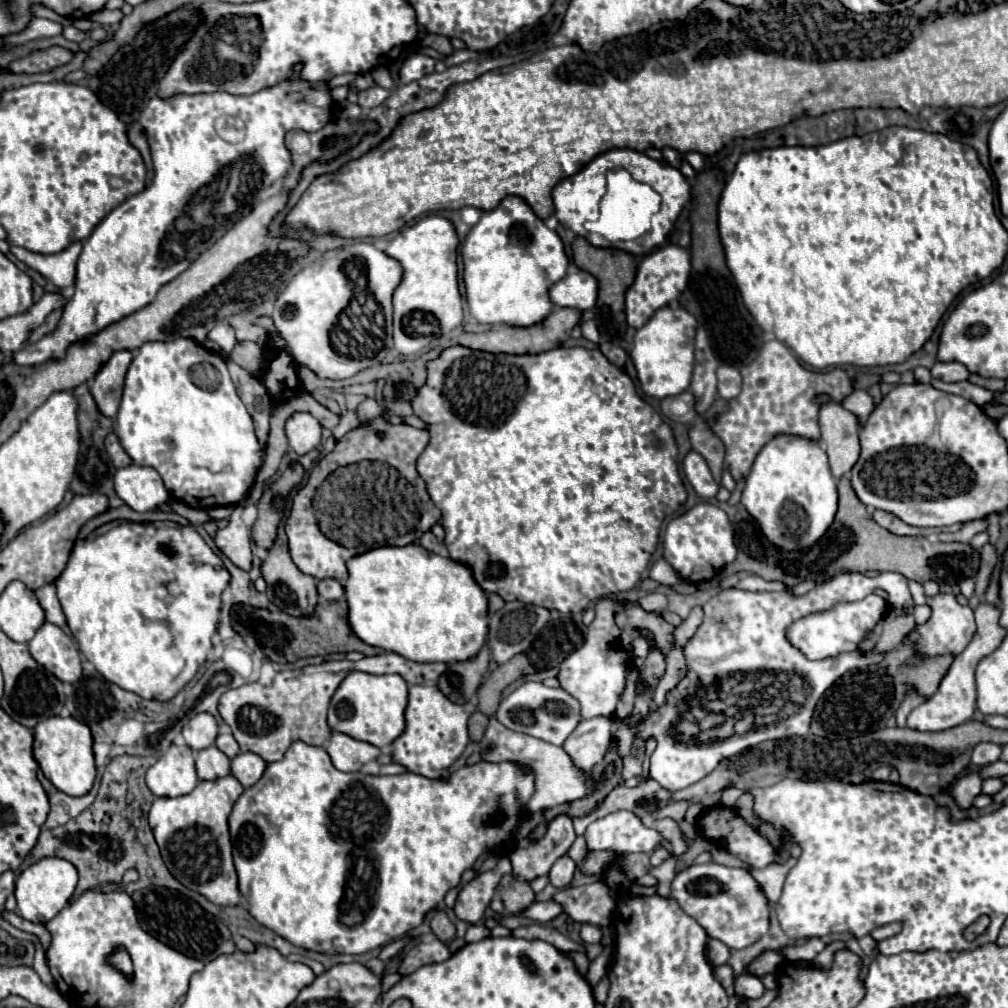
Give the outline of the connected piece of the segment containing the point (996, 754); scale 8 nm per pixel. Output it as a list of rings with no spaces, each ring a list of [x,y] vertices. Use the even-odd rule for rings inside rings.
[[[981,742],[973,748],[973,762],[977,766],[985,766],[991,762],[997,762],[1001,758],[1001,746],[993,742]]]

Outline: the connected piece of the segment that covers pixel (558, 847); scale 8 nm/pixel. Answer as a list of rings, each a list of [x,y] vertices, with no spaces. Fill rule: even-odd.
[[[557,816],[549,826],[547,834],[529,848],[515,850],[509,860],[513,872],[525,880],[533,880],[549,872],[559,856],[563,856],[575,840],[575,830],[569,816]]]

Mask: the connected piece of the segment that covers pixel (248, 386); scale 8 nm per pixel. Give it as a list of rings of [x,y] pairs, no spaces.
[[[205,340],[201,342],[201,346],[205,346],[209,352],[217,354],[225,364],[227,370],[237,386],[237,394],[243,400],[243,404],[247,406],[253,422],[255,422],[255,432],[259,436],[259,440],[265,444],[267,436],[269,436],[269,418],[271,418],[271,398],[265,392],[265,388],[261,386],[261,382],[257,380],[257,376],[249,374],[247,370],[243,370],[241,366],[237,366],[231,356],[227,352],[223,352],[215,342]]]

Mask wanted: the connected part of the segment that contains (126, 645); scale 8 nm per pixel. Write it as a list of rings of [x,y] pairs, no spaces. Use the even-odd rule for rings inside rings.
[[[115,520],[107,526],[107,534],[95,540],[75,542],[65,570],[55,580],[57,598],[79,650],[95,664],[105,680],[147,700],[171,700],[197,674],[207,658],[211,638],[217,632],[221,594],[231,576],[223,568],[221,558],[191,526],[155,528],[153,524],[125,520]],[[173,568],[177,568],[177,588],[173,588]]]

